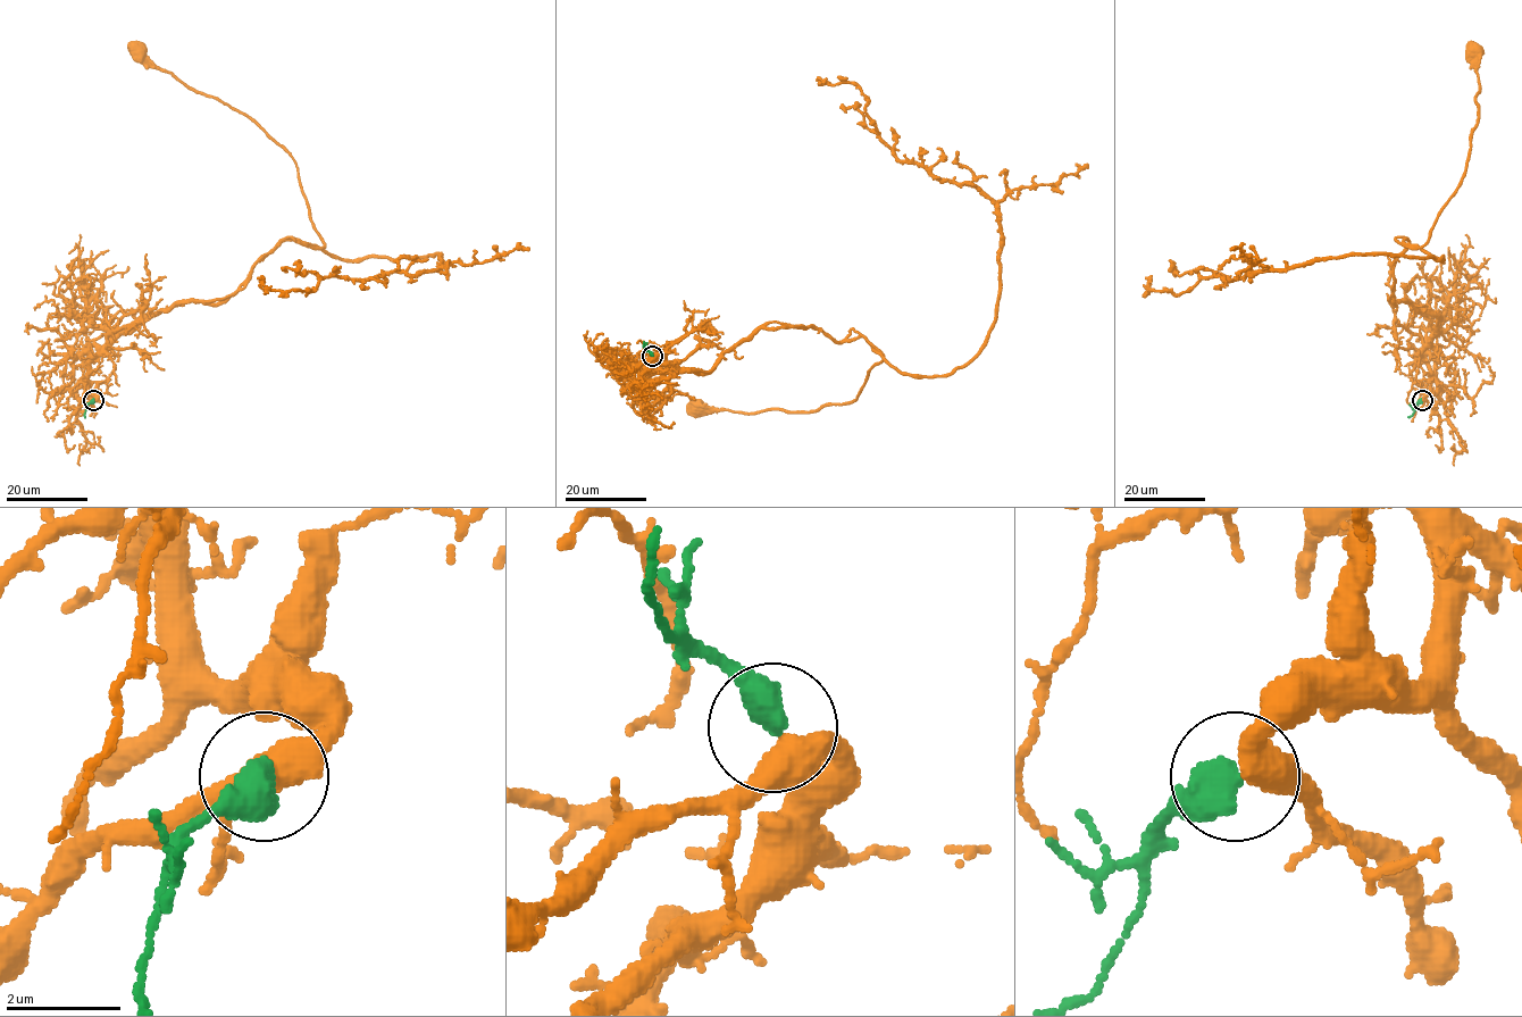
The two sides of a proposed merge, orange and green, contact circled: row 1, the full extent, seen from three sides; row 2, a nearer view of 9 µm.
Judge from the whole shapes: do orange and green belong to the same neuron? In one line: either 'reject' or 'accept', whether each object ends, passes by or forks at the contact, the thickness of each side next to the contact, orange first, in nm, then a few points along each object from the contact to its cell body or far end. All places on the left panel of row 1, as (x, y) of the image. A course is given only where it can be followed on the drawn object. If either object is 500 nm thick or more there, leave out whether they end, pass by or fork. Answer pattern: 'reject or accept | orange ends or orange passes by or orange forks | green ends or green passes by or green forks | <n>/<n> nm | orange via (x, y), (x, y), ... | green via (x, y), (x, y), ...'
accept | 500/600 nm | orange via (94, 400), (88, 367), (122, 334), (177, 302), (224, 302), (281, 242), (324, 244), (291, 156), (134, 53) | green via (93, 400), (85, 417)

